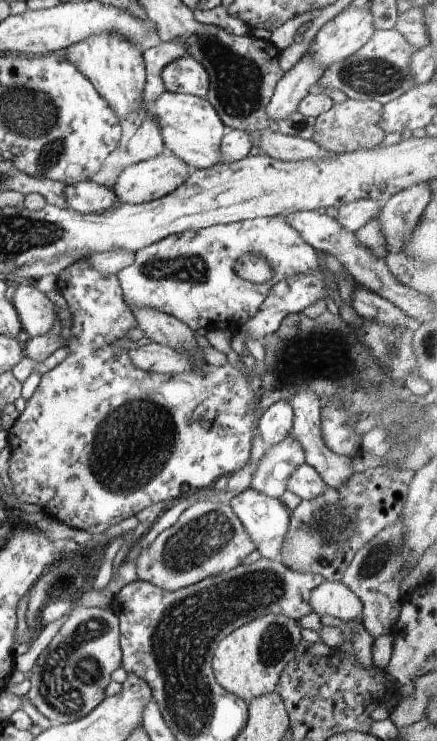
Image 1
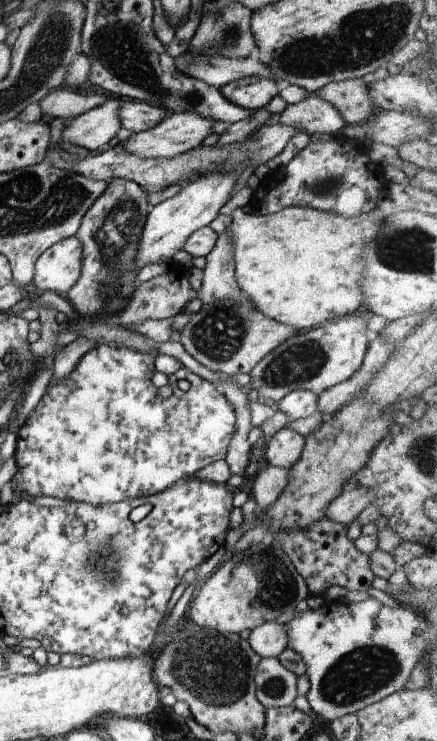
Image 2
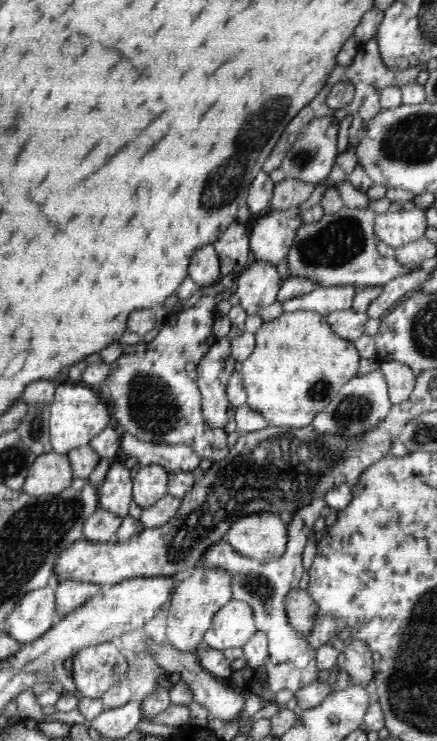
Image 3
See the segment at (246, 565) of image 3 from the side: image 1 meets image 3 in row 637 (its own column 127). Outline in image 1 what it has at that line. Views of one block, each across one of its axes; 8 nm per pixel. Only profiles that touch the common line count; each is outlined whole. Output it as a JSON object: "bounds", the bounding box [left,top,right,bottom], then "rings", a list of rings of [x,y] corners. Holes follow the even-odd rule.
{"bounds":[117,215,320,331],"rings":[[[278,215],[244,219],[230,224],[216,224],[198,231],[190,230],[182,234],[170,235],[139,250],[134,264],[117,272],[117,278],[123,292],[123,299],[130,308],[152,308],[178,318],[194,331],[200,328],[211,331],[233,330],[244,324],[246,320],[250,320],[278,282],[294,278],[298,274],[320,273],[315,250],[300,236],[296,228],[288,224],[284,215]],[[242,254],[256,254],[266,258],[274,270],[273,278],[265,283],[242,280],[234,270],[234,264],[240,260]]]}

